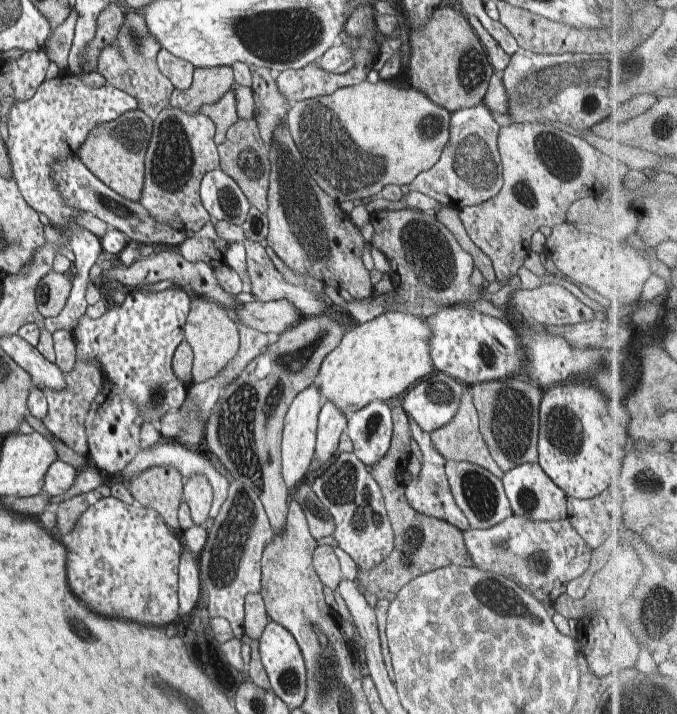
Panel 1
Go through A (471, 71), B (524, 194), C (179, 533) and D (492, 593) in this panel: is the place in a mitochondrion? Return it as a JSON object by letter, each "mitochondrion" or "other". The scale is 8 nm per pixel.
{"A":"mitochondrion","B":"mitochondrion","C":"other","D":"mitochondrion"}

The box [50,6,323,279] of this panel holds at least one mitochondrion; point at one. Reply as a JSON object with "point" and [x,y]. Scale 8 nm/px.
{"point":[171,166]}

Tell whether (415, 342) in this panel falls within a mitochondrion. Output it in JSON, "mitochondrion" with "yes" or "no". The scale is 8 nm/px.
{"mitochondrion":"no"}

